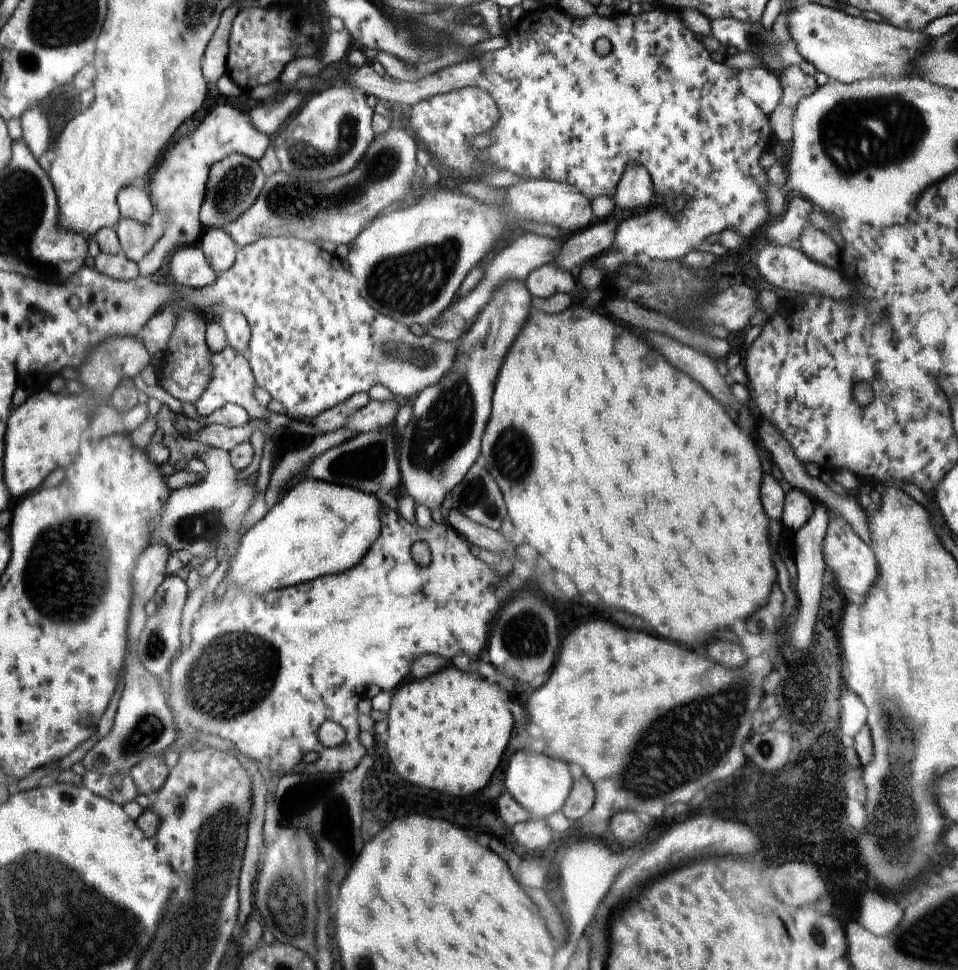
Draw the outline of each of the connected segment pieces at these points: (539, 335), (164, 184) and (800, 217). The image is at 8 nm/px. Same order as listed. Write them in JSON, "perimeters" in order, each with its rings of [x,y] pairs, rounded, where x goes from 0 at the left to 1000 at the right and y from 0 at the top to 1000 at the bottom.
{"perimeters":[[[[593,318],[578,326],[555,322],[530,361],[528,381],[524,377],[514,416],[514,429],[503,453],[502,468],[507,474],[507,485],[516,492],[525,509],[529,532],[539,546],[548,553],[547,558],[563,573],[570,573],[570,577],[580,588],[591,590],[608,612],[622,610],[635,625],[649,627],[662,635],[666,633],[668,637],[676,639],[689,656],[708,664],[729,664],[731,660],[727,654],[733,656],[735,652],[760,647],[766,641],[779,639],[802,619],[810,598],[810,586],[806,581],[806,569],[800,553],[802,532],[797,530],[793,518],[795,485],[791,466],[785,456],[770,443],[770,439],[758,429],[758,423],[752,414],[747,414],[718,386],[704,379],[689,363],[678,359],[664,344],[643,336],[633,326],[614,318]]],[[[230,107],[209,126],[209,130],[200,136],[200,140],[192,140],[186,146],[182,146],[162,169],[153,190],[148,190],[160,216],[166,216],[175,223],[173,234],[165,249],[143,273],[145,282],[154,286],[162,281],[173,264],[180,264],[187,257],[207,254],[211,244],[208,216],[214,201],[216,181],[219,172],[236,163],[239,159],[251,158],[268,165],[282,151],[282,144],[277,136],[271,136],[262,127],[260,116],[240,109]]],[[[827,204],[820,221],[800,233],[801,246],[812,249],[810,253],[820,253],[835,246],[838,238],[844,233],[846,221],[848,221],[848,210],[843,206]]]]}

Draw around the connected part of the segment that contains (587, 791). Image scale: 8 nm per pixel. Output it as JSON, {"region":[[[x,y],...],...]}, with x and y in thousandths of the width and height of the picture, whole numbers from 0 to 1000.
{"region":[[[608,799],[598,806],[595,819],[586,833],[589,841],[597,845],[610,844],[621,830],[621,814],[616,803]]]}

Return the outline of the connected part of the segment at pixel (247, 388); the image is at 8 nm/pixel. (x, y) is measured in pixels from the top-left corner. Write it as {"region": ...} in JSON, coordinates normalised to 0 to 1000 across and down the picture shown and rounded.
{"region":[[[236,356],[230,363],[218,367],[220,375],[219,394],[204,416],[209,429],[219,429],[221,425],[232,421],[237,414],[246,415],[255,421],[268,424],[269,414],[266,409],[266,389],[263,386],[261,374],[255,364],[247,364],[240,356]]]}

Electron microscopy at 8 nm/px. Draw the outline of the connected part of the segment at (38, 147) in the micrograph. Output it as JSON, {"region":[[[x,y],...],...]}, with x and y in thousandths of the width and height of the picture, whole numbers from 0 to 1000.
{"region":[[[35,106],[21,122],[24,134],[23,145],[35,161],[42,163],[52,151],[52,130],[46,113]]]}

